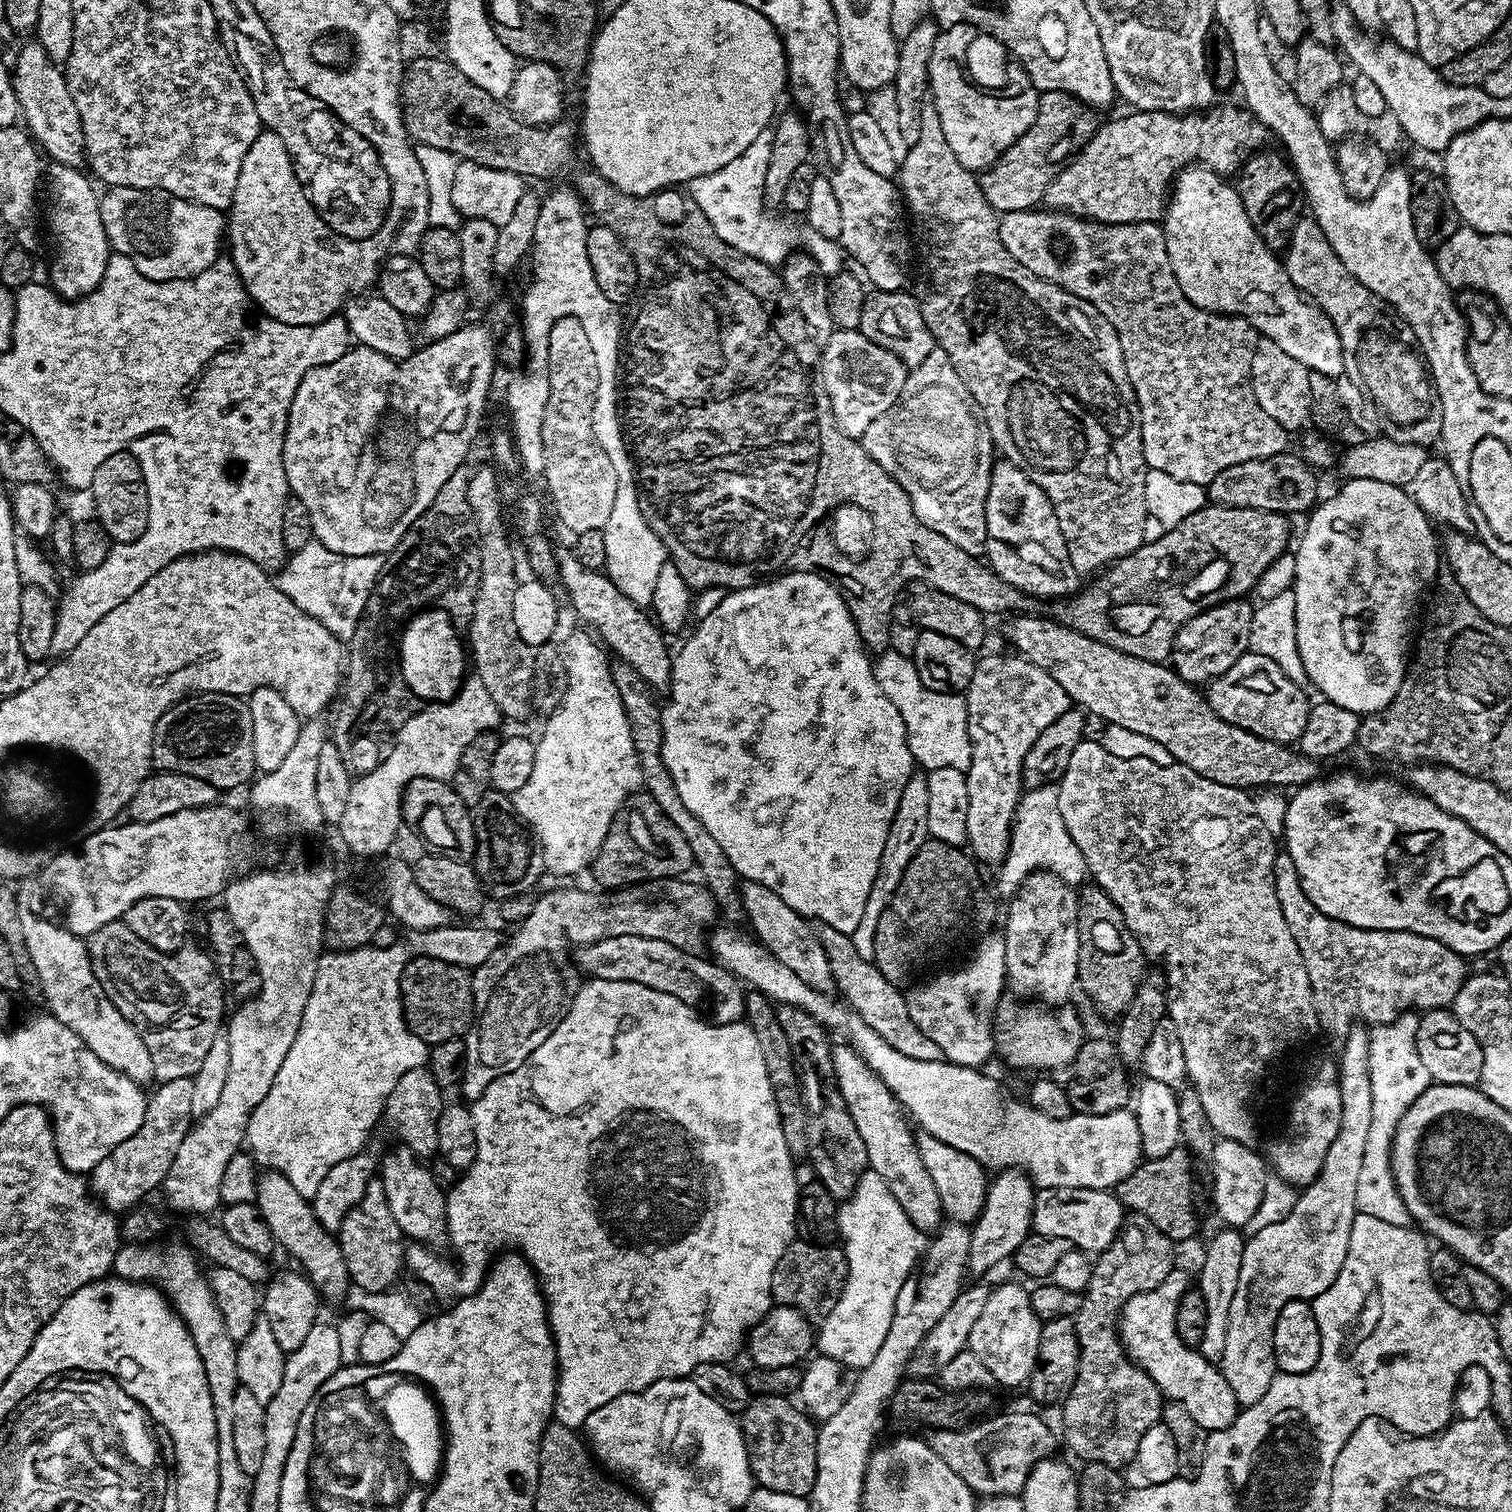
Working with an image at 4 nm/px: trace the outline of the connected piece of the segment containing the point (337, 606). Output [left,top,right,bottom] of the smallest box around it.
[278,539,384,641]

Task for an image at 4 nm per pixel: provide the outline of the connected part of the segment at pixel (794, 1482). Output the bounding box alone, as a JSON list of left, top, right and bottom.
[739,1396,817,1497]

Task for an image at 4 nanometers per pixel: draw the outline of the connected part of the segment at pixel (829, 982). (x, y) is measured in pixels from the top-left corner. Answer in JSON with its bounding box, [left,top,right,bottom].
[742,883,834,993]

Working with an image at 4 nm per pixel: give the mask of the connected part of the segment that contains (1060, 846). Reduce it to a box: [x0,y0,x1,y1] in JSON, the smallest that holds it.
[999,786,1082,898]

